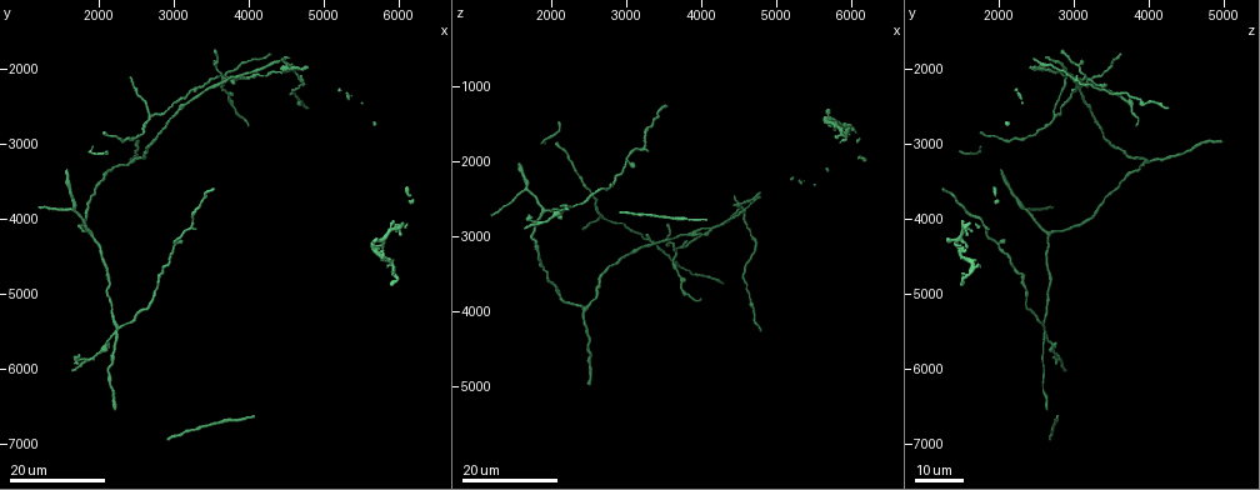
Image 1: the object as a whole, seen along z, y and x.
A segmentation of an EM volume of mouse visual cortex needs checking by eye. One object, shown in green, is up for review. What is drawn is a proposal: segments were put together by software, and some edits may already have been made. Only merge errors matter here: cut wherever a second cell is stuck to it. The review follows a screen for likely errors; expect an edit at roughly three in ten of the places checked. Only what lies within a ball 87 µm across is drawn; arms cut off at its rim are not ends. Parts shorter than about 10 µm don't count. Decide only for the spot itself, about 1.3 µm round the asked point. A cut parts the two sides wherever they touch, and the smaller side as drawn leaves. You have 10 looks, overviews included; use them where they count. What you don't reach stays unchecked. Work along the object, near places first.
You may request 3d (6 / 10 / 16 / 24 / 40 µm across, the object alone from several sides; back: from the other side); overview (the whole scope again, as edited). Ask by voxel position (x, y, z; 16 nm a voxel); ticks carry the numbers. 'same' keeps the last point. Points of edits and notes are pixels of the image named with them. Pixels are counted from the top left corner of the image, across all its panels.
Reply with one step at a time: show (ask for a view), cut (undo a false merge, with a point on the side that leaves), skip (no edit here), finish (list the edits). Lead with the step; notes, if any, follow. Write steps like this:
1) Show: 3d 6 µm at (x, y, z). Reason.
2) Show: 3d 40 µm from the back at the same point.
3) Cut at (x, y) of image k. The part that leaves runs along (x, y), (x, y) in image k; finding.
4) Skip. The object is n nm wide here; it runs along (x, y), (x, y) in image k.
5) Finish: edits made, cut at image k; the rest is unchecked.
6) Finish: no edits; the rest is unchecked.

Show: 3d 16 µm at (2450, 3200, 4000). Three arms meet.

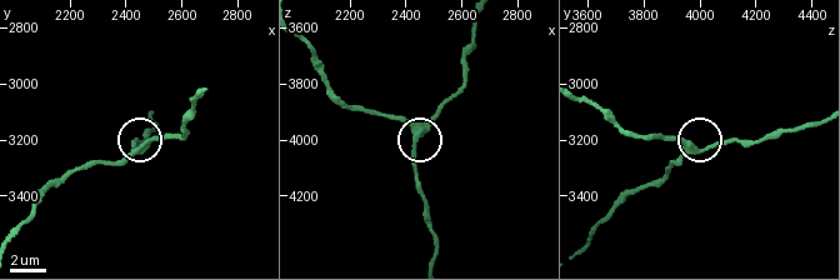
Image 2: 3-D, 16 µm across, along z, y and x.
Show: 3d 6 µm at (2430, 3240, 3970).

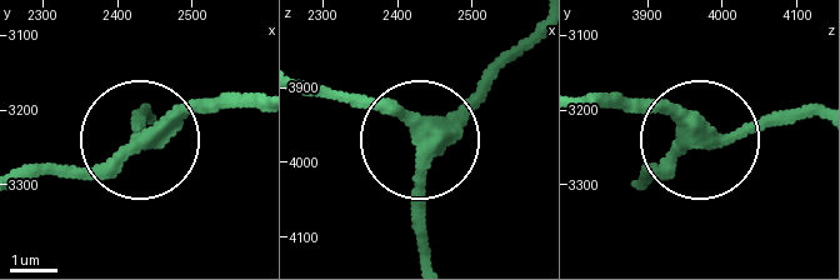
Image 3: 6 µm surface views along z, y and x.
Skip. The side arm is 18 µm long; it runs along (580, 96), (651, 100), (711, 144), (803, 113) in image 3; continuous, no second cell.

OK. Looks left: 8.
Show: 3d 16 µm at (3150, 2500, 3150). Thick turns thin.

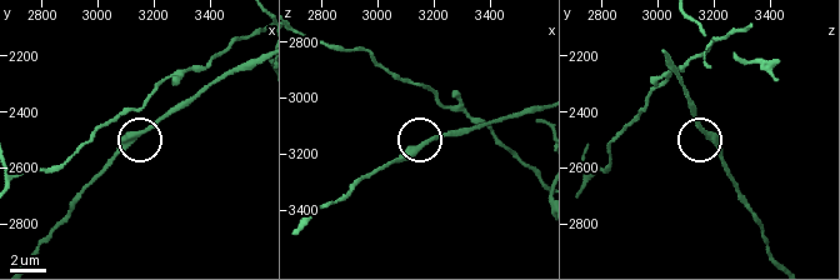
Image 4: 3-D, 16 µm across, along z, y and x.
Show: 3d 6 µm at (3150, 2480, 3180).

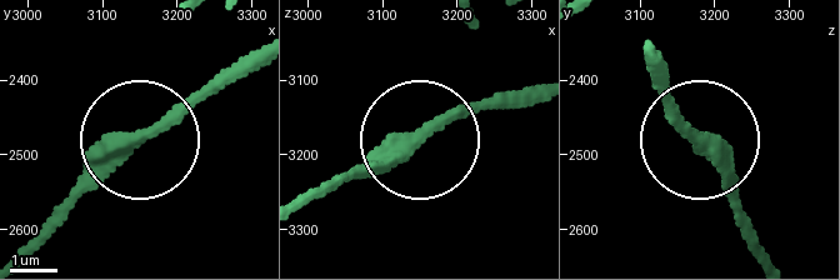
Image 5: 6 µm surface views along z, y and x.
Skip. It runs along (28, 245), (239, 59) in image 5; all the same cell.

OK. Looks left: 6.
Show: 3d 24 µm at (3400, 2250, 3050).

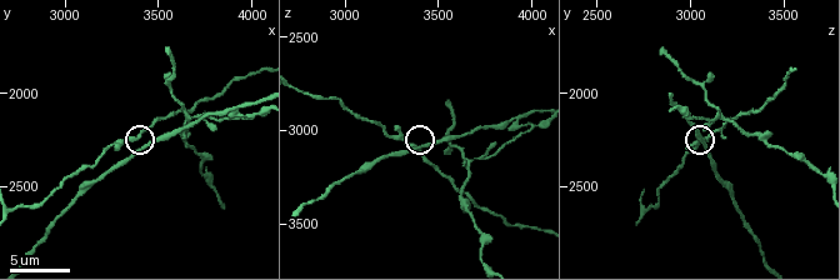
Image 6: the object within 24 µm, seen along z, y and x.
Show: 3d 6 µm at (3420, 2300, 3080). Closer look.

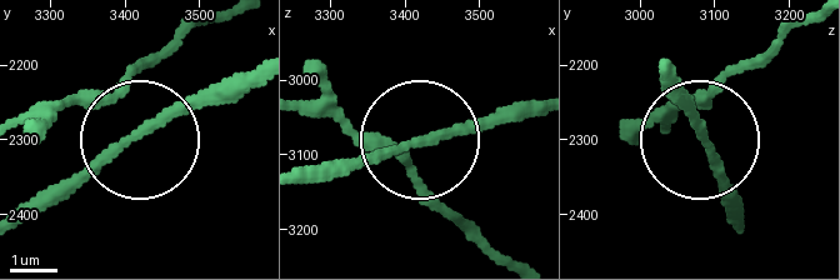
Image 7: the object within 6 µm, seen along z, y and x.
Skip. 4 arms meet here; it runs along (309, 183), (413, 139), (356, 135), (313, 111) in image 7; all the same cell.

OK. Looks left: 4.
Show: 3d 24 µm at (1900, 4200, 2650). Three-way junction.

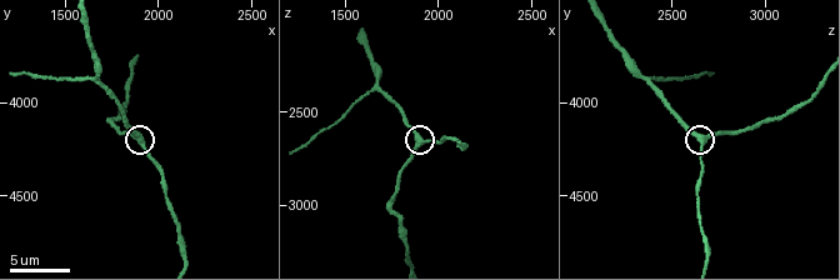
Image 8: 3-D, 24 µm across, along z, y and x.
Show: 3d 10 µm at (1920, 4220, 2660).

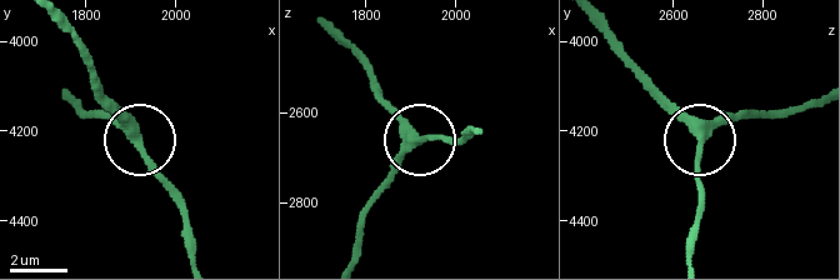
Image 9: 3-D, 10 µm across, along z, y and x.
Skip. It runs along (354, 254), (370, 196), (419, 139), (375, 91) in image 9; all the same cell.

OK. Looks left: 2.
Show: 3d 24 µm at (2300, 5400, 2600). Small branch off a trunk.

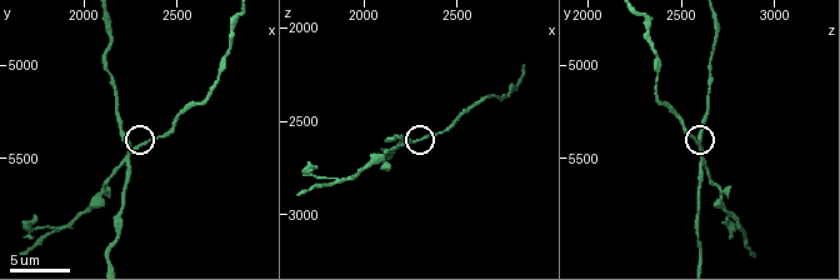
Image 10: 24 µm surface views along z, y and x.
Show: 3d 6 µm at (2280, 5440, 2600).

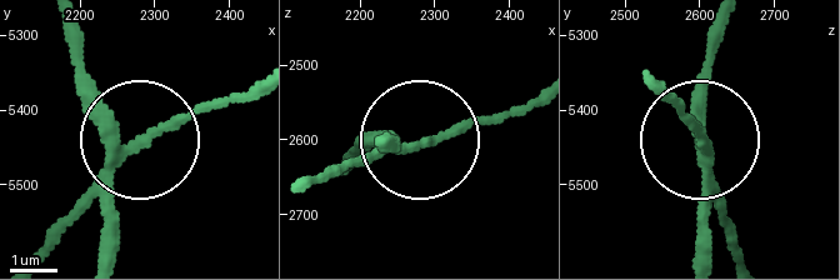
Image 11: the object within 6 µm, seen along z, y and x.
Cut at (65, 219) of image 11. The side arm is 48 µm long; 3 arms meet here; two cells meet here.

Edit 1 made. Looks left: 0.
Finish: edits made, cut at image 11; the rest is unchecked.

